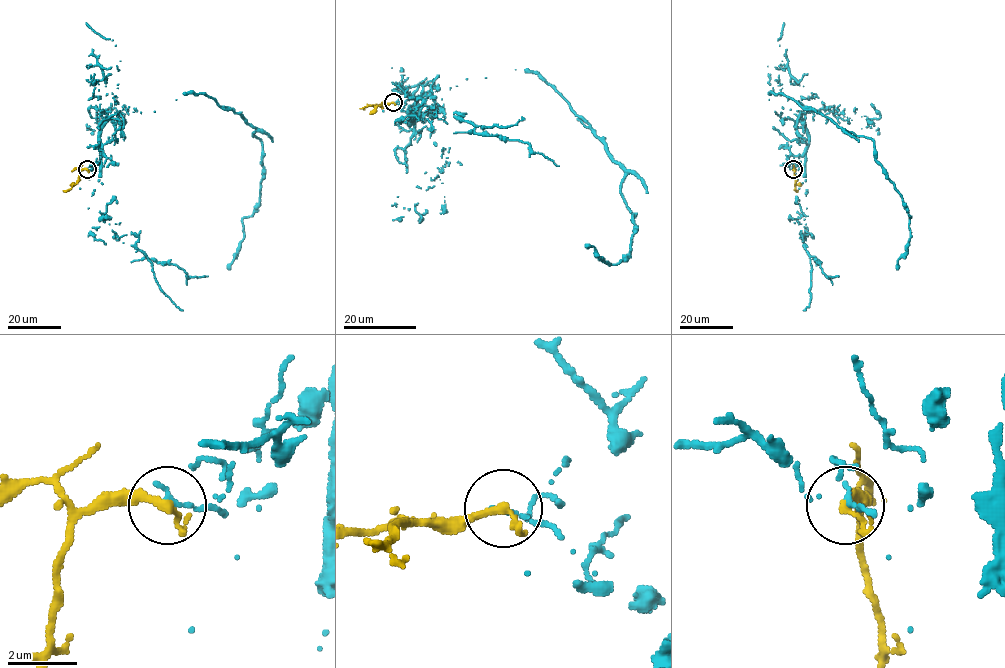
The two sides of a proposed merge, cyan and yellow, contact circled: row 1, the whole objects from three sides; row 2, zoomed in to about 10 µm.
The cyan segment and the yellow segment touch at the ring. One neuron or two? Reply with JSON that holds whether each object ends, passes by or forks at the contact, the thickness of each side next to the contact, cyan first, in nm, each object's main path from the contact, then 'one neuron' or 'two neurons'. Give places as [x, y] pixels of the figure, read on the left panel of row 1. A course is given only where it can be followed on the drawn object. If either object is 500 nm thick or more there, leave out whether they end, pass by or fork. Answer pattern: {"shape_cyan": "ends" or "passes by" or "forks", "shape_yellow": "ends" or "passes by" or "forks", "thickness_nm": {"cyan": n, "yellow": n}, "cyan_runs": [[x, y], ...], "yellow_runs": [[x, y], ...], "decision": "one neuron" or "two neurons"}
{"shape_cyan": "passes by", "shape_yellow": "passes by", "thickness_nm": {"cyan": 100, "yellow": 200}, "cyan_runs": [[87, 169], [101, 157], [100, 123], [128, 108], [204, 93], [240, 114], [261, 142], [263, 176], [228, 269]], "yellow_runs": [[87, 169], [80, 171], [78, 181], [71, 189], [63, 191]], "decision": "two neurons"}

